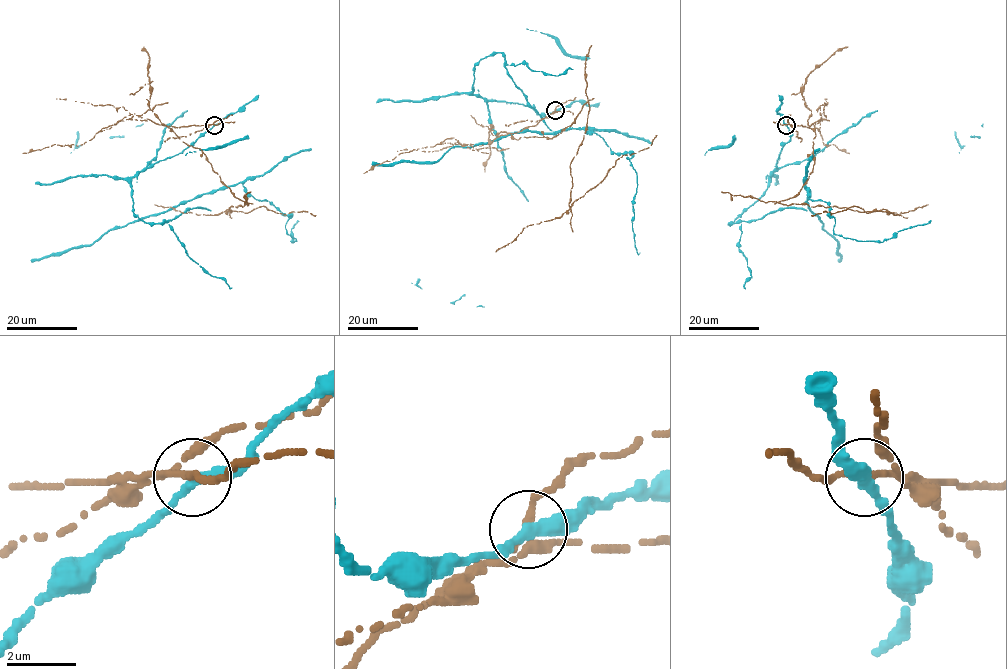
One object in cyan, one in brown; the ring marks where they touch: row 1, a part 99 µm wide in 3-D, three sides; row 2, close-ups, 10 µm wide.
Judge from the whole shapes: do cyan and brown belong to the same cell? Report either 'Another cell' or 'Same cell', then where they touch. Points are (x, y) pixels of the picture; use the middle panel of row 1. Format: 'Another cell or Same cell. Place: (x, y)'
Another cell. Place: (555, 110)

